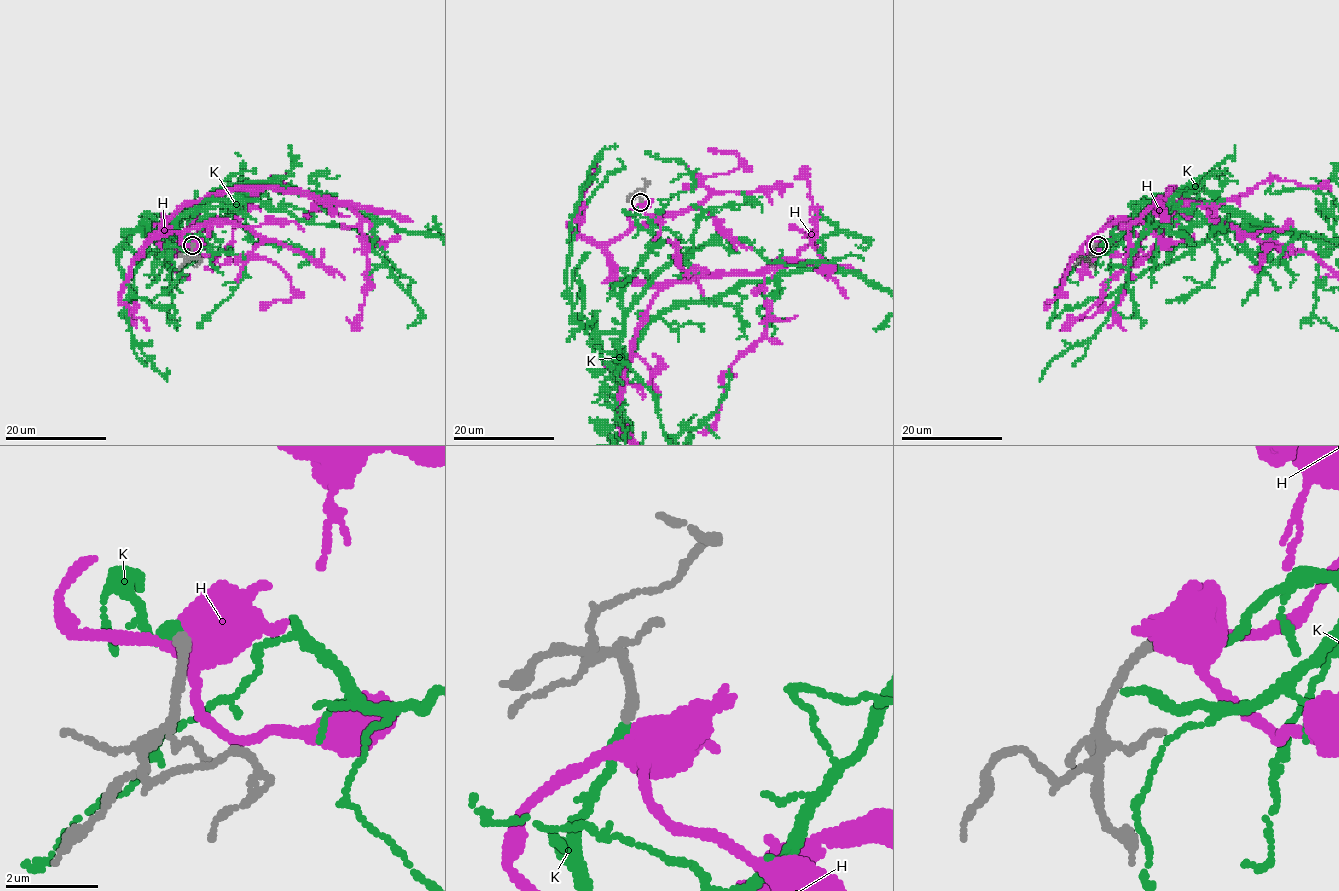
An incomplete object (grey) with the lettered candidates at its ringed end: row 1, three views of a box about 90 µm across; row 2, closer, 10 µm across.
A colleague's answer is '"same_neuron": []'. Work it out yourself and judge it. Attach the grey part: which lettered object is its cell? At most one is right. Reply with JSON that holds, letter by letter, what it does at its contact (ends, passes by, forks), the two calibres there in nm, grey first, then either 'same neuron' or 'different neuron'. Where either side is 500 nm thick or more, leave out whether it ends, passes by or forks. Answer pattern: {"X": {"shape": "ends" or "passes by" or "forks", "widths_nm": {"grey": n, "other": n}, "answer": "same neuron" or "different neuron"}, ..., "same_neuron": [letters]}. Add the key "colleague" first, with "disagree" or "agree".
{"colleague": "disagree", "H": {"shape": "forks", "widths_nm": {"grey": 240, "other": 460}, "answer": "different neuron"}, "K": {"shape": "ends", "widths_nm": {"grey": 240, "other": 260}, "answer": "same neuron"}, "same_neuron": ["K"]}

